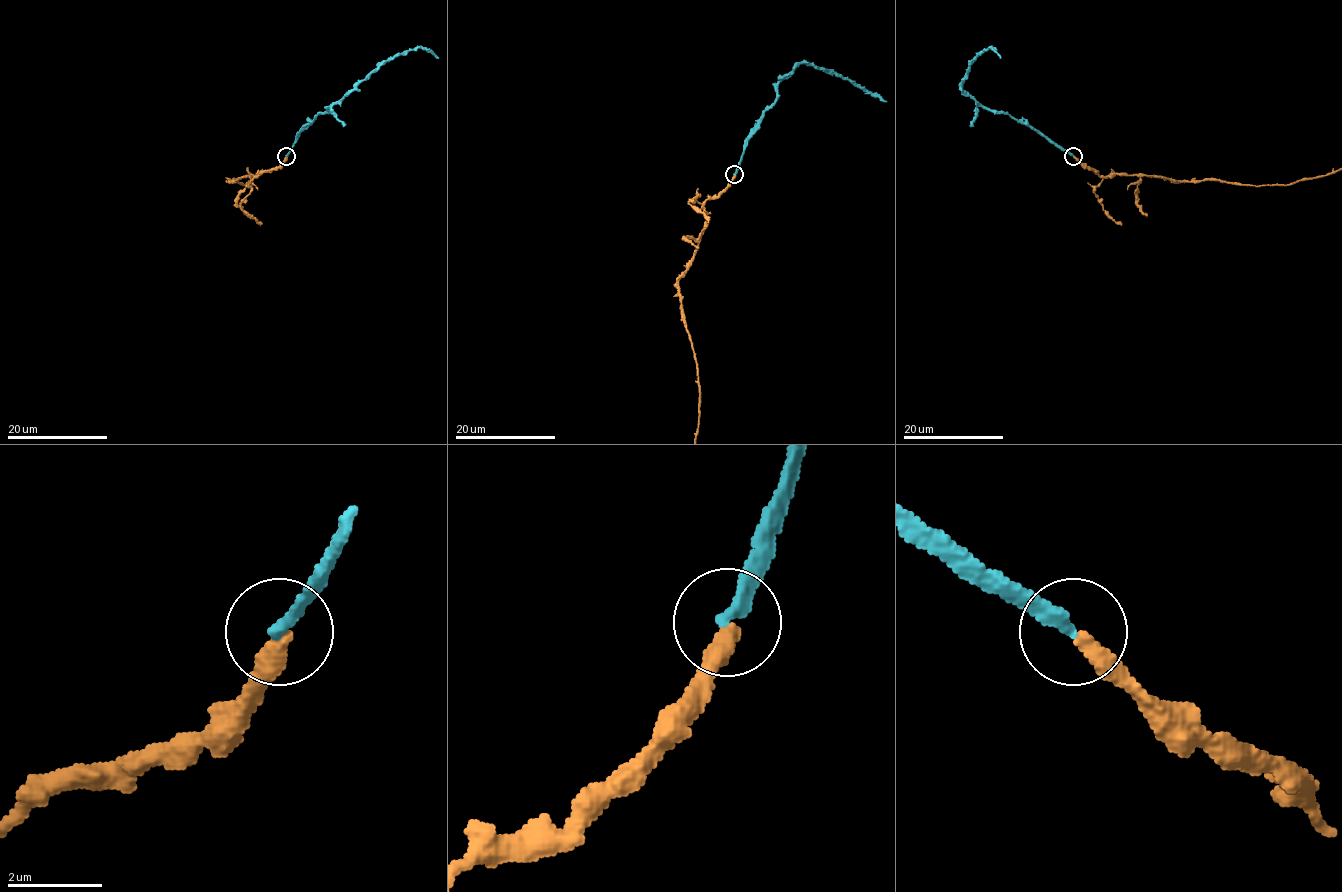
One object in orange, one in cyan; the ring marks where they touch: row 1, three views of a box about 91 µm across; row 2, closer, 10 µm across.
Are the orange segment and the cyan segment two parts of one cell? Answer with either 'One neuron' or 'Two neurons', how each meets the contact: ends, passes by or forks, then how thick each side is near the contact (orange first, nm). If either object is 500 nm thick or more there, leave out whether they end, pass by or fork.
Two neurons. At the ring orange ends. At the ring cyan ends. Thickness 380 nm (orange) against 300 nm

